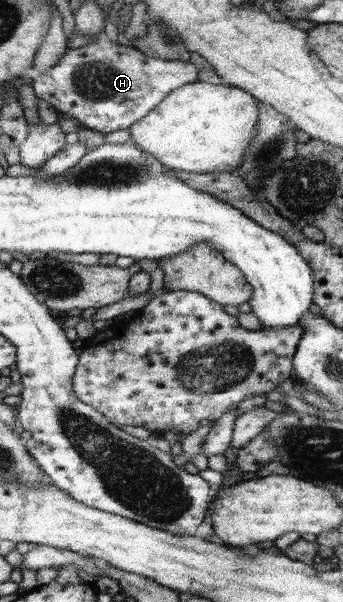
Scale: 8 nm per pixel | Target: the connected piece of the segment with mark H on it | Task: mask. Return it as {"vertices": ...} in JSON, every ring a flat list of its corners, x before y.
{"vertices":[[102,35,92,44,70,46,56,66,33,75,32,88,56,112,74,116,86,129,108,134,131,128,158,108,170,92,197,78,198,69,190,60,146,56,134,46,121,46]]}

